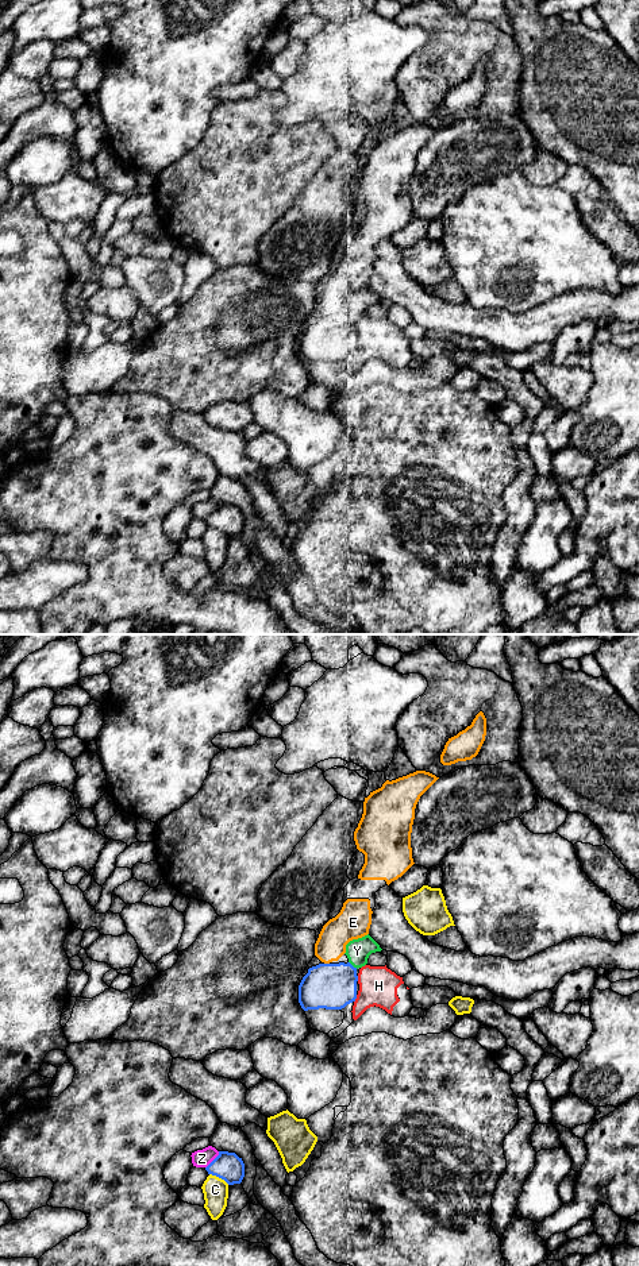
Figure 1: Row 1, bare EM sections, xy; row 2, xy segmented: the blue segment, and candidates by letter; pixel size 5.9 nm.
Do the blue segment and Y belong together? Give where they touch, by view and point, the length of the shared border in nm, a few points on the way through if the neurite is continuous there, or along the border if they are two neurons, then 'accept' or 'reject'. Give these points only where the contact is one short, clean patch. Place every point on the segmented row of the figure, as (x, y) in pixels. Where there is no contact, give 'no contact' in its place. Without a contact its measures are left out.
contact xy (351, 965); length 70 nm; accept

